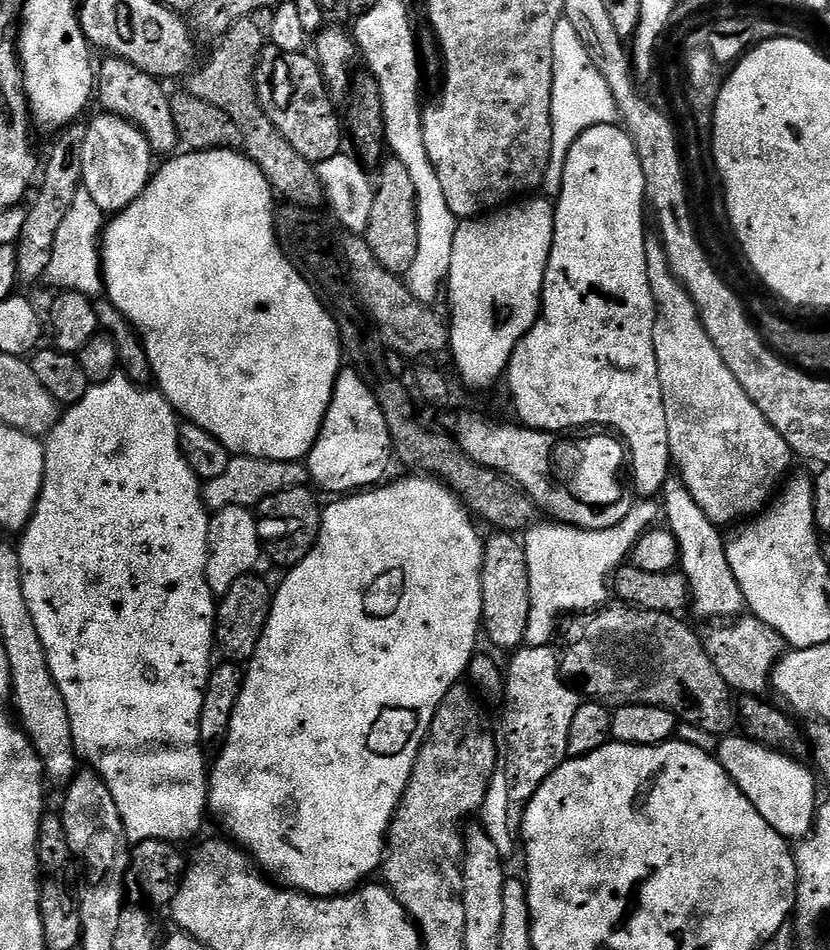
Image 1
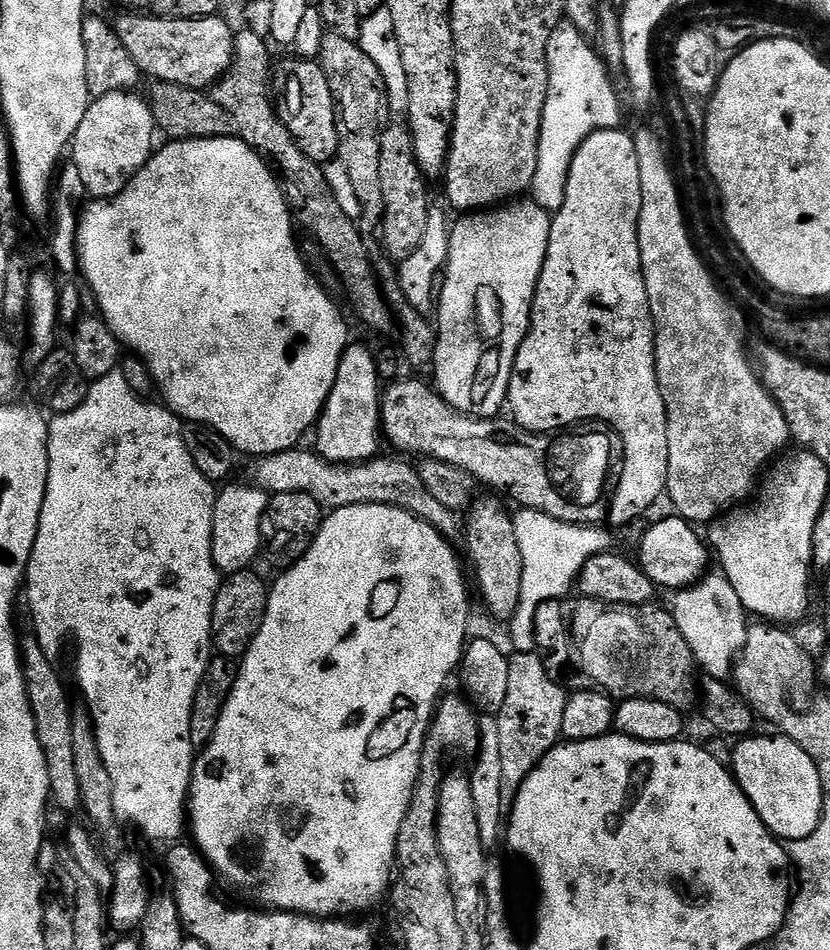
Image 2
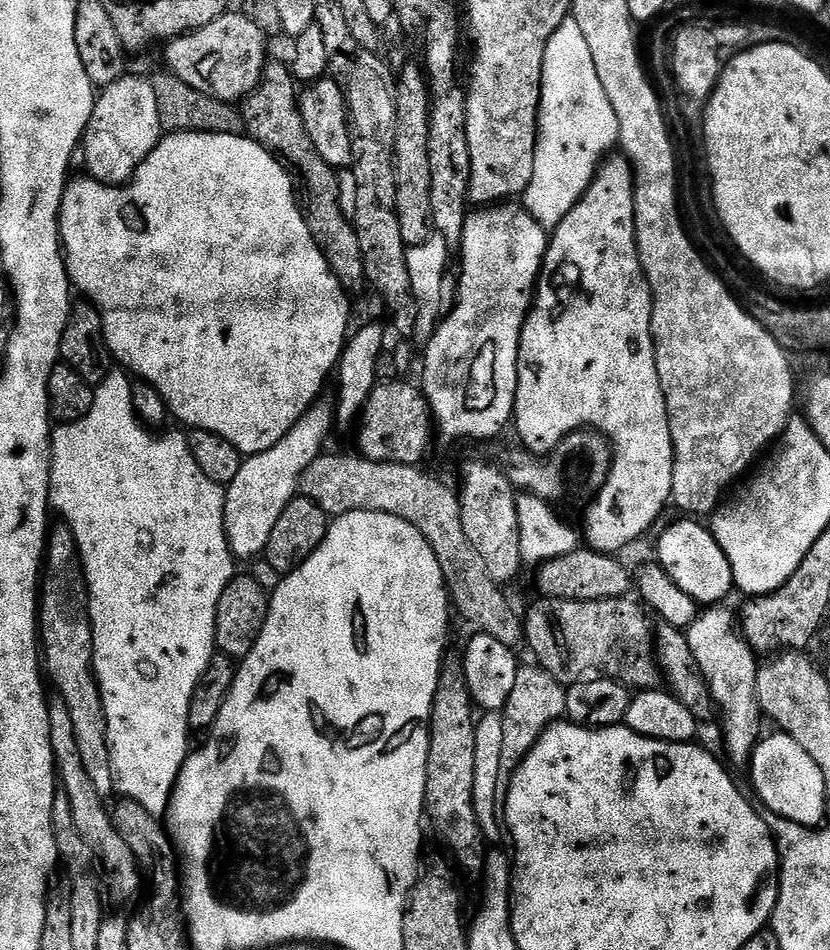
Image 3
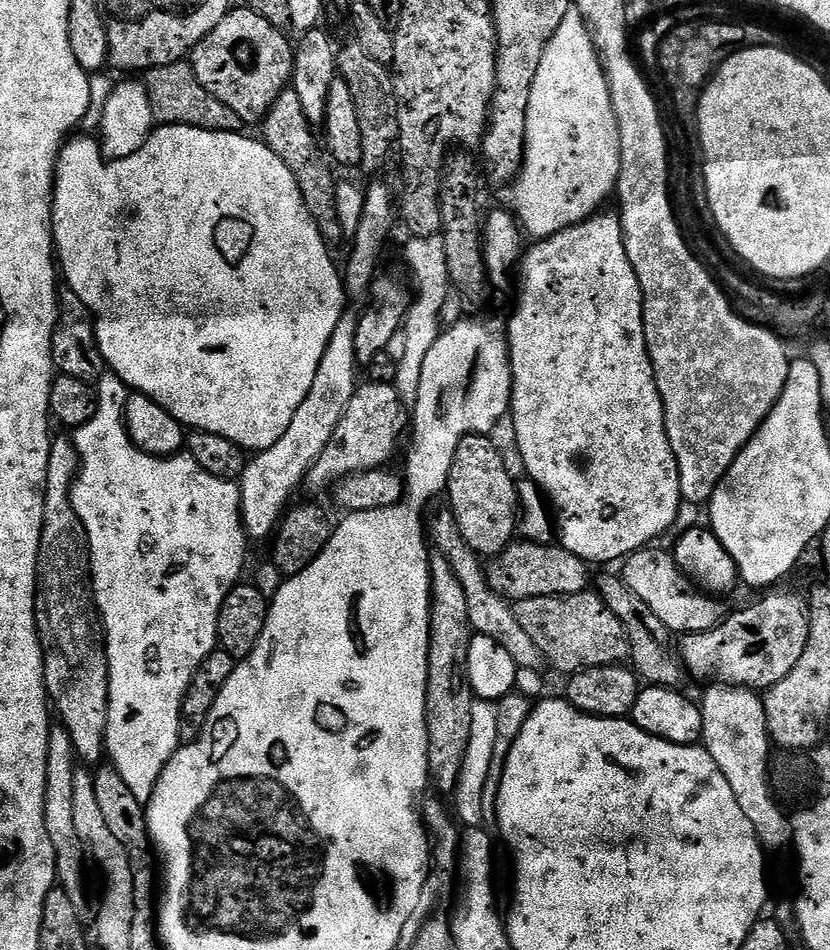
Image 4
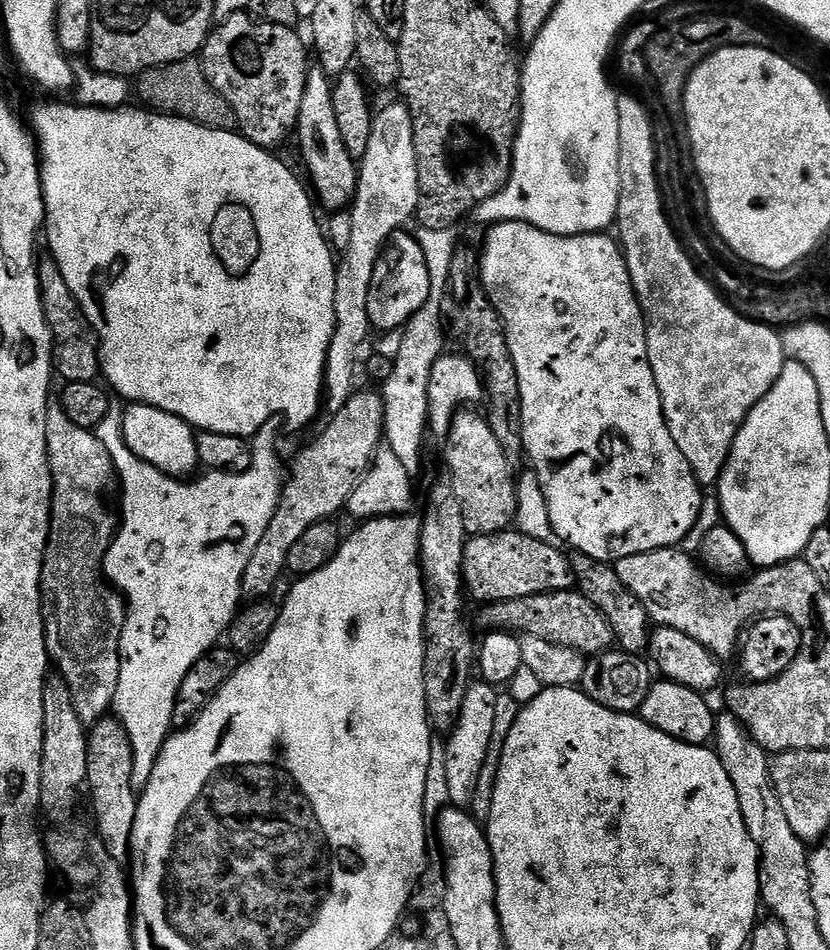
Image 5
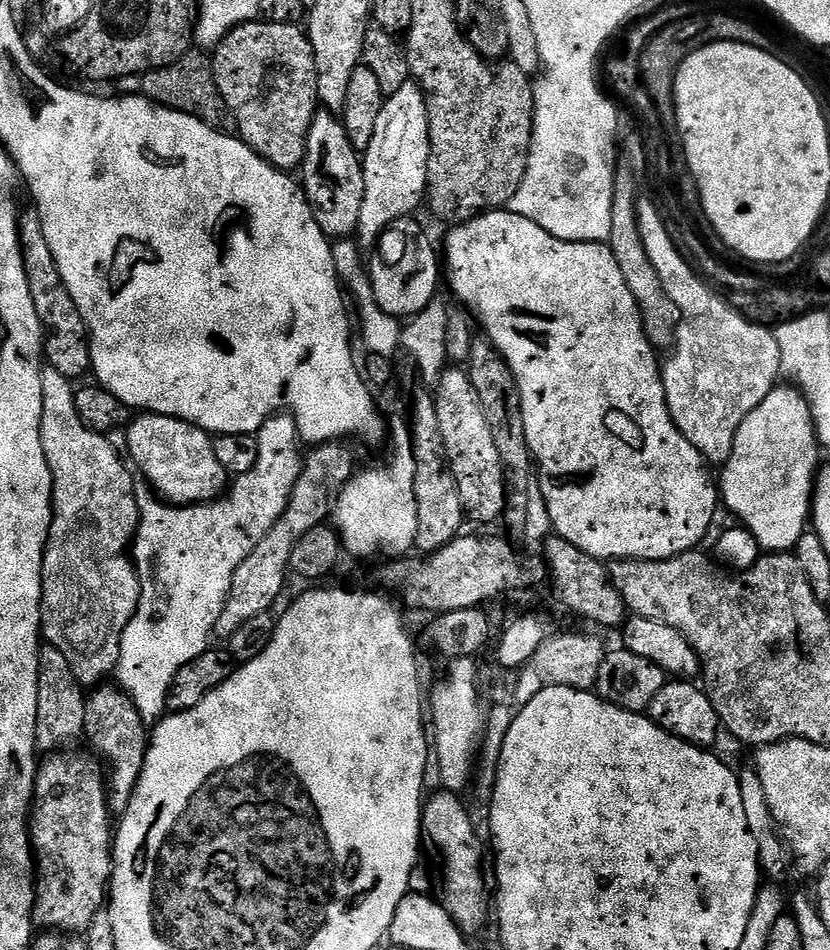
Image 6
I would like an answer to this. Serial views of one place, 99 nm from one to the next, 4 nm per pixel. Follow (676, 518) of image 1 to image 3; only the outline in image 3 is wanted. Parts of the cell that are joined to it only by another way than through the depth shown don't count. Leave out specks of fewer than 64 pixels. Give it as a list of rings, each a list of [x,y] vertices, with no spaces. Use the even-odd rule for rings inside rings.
[[[724,606],[705,607],[703,611],[697,615],[696,620],[688,625],[686,635],[688,637],[690,650],[694,653],[694,662],[698,662],[698,670],[702,670],[704,681],[708,683],[708,689],[712,695],[712,703],[716,706],[718,721],[720,720],[720,728],[724,731],[724,748],[728,751],[729,761],[727,760],[727,763],[729,765],[747,765],[756,745],[762,739],[762,731],[760,732],[762,713],[760,711],[760,703],[756,697],[757,653],[753,651],[751,645],[748,644],[748,641],[746,641],[738,631],[737,617],[735,615],[732,617],[731,614],[724,609]]]

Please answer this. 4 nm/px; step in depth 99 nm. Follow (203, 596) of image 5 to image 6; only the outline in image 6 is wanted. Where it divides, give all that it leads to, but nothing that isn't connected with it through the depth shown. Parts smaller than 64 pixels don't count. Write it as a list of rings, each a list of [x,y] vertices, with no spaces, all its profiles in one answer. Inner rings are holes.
[[[291,414],[272,416],[255,433],[255,437],[258,458],[252,469],[235,477],[226,494],[209,503],[173,506],[157,498],[151,488],[137,487],[140,525],[130,555],[140,579],[140,601],[122,634],[120,661],[114,676],[120,679],[117,680],[119,687],[134,702],[138,714],[145,722],[159,721],[165,715],[174,674],[178,674],[186,662],[194,662],[198,654],[208,651],[208,639],[213,639],[218,618],[226,606],[228,595],[232,593],[234,570],[238,570],[238,566],[242,566],[244,559],[252,553],[253,543],[261,540],[286,511],[290,494],[300,477],[302,451],[296,435],[296,420]]]

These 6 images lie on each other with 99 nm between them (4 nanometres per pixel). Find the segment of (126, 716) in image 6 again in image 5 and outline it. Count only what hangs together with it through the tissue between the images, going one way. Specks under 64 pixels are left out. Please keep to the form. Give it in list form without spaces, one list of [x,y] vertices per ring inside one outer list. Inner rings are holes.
[[[105,718],[88,728],[86,754],[86,796],[92,799],[92,812],[100,830],[99,843],[114,859],[124,862],[132,850],[132,830],[136,817],[138,790],[134,786],[134,750],[126,730],[115,718]]]

